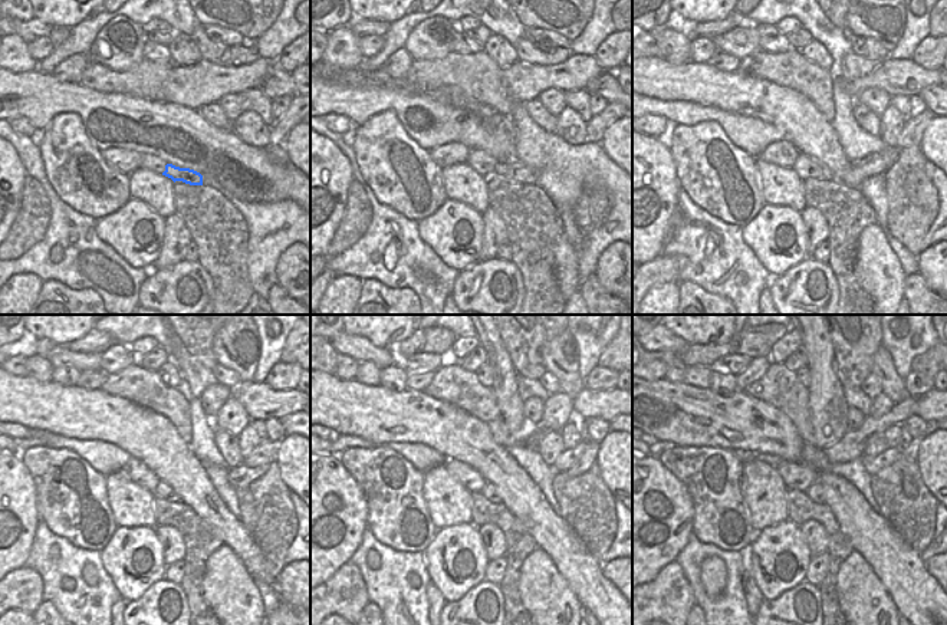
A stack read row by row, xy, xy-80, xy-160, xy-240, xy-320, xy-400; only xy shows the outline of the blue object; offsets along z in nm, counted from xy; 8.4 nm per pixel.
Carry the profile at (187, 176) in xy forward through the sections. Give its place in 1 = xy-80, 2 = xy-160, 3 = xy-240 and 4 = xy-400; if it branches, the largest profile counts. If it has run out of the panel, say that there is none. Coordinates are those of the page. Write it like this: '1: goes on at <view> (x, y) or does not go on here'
1: goes on at xy-80 (520, 173)
2: goes on at xy-160 (878, 163)
3: goes on at xy-240 (240, 476)
4: goes on at xy-400 (911, 451)

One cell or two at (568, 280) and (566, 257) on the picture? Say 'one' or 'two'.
one

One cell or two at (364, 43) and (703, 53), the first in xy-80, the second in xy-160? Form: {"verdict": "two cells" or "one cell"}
{"verdict": "one cell"}

